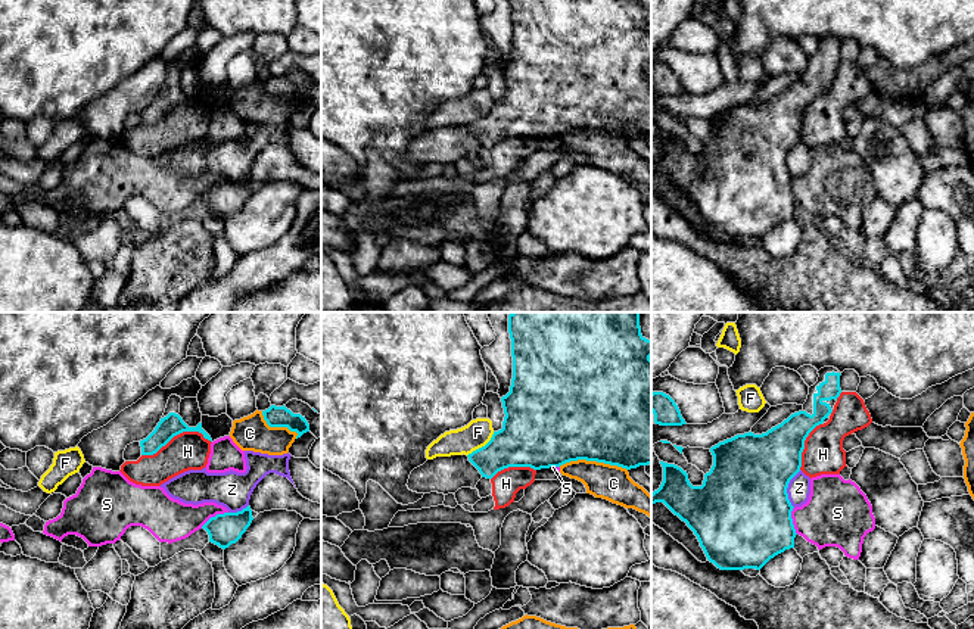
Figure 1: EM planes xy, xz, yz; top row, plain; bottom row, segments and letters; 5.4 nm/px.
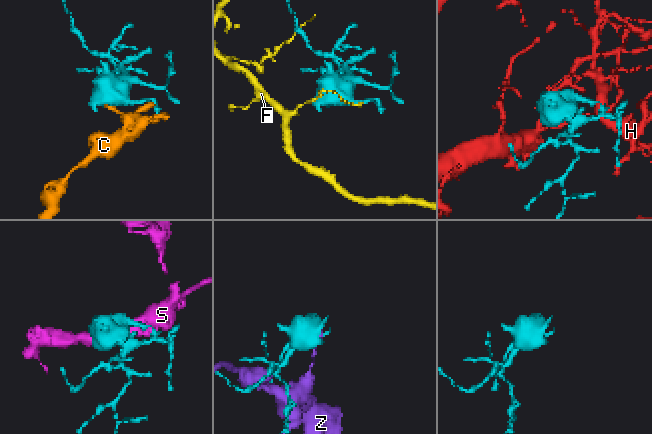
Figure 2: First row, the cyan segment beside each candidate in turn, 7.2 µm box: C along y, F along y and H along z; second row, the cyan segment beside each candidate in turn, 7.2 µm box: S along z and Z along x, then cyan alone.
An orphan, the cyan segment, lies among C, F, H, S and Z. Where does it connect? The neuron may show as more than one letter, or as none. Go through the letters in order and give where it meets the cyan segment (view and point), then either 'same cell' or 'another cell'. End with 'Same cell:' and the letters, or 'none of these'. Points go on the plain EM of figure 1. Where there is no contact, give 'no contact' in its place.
C: xz (593, 130) | another cell
F: xz (482, 117) | another cell
H: xy (176, 105) | another cell
S: xy (215, 186) | another cell
Z: yz (786, 159) | another cell
Same cell: none of these

